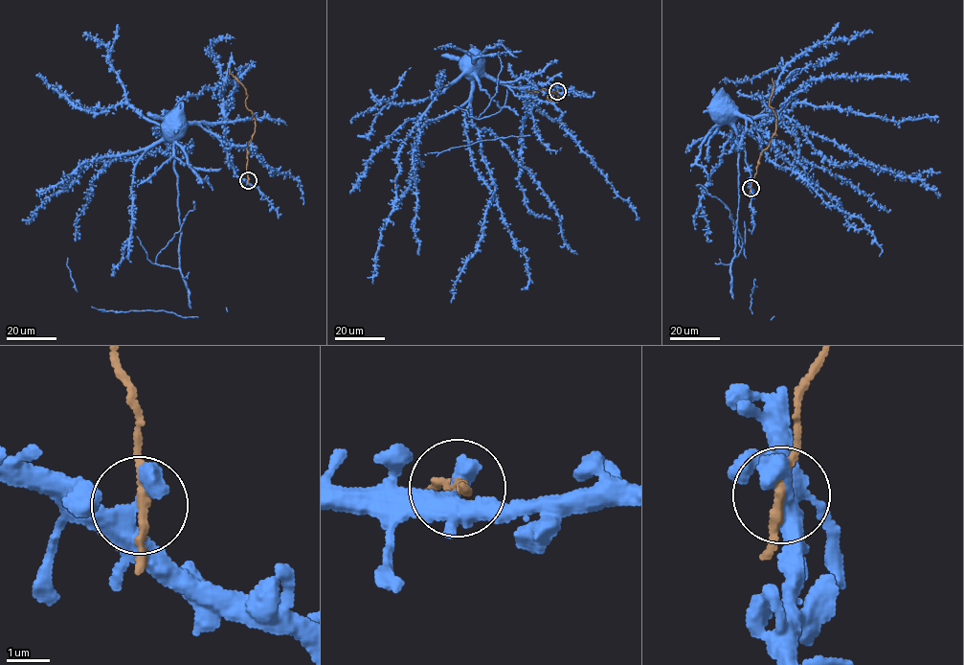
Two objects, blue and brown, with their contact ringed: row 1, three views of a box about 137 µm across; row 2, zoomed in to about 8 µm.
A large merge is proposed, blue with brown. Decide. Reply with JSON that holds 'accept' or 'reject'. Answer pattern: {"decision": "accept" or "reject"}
{"decision": "accept"}

